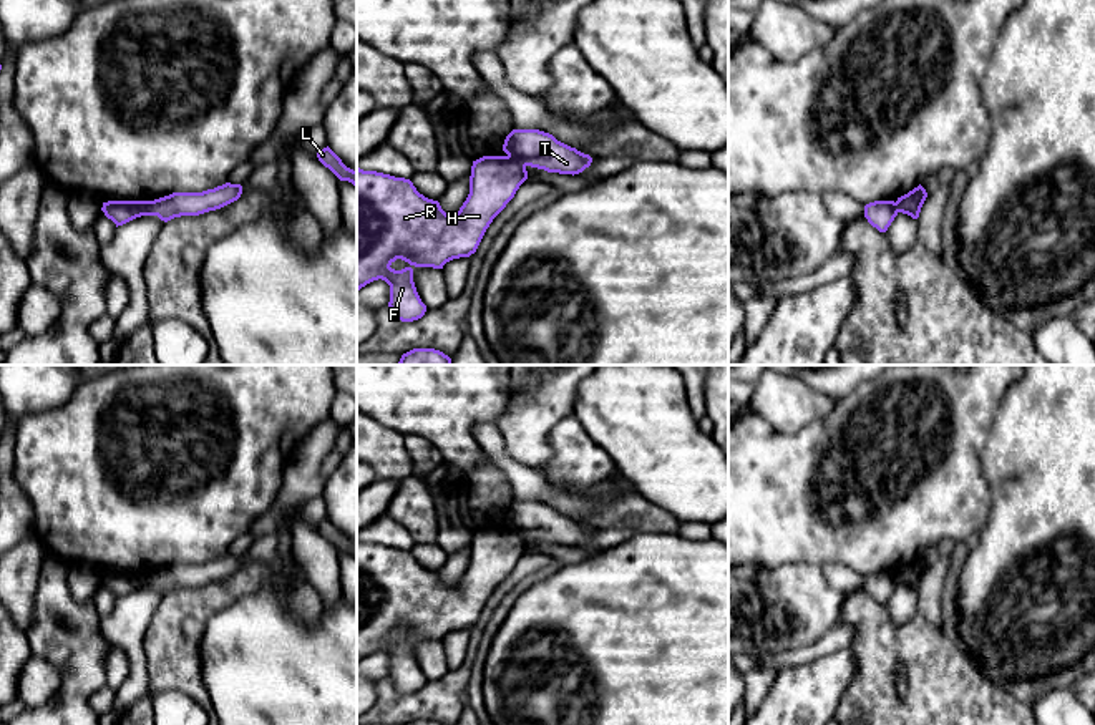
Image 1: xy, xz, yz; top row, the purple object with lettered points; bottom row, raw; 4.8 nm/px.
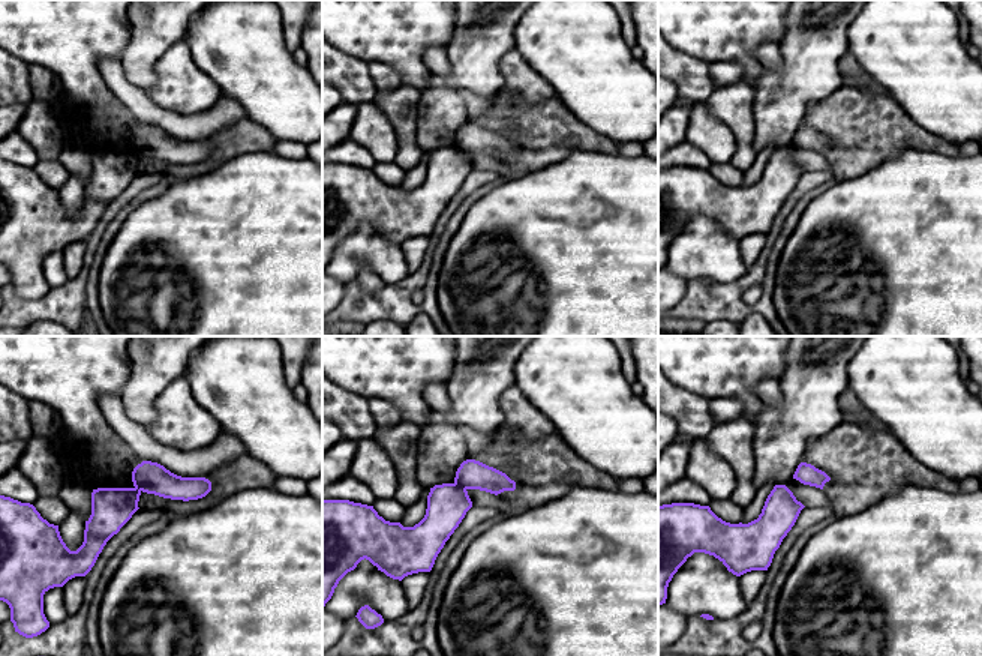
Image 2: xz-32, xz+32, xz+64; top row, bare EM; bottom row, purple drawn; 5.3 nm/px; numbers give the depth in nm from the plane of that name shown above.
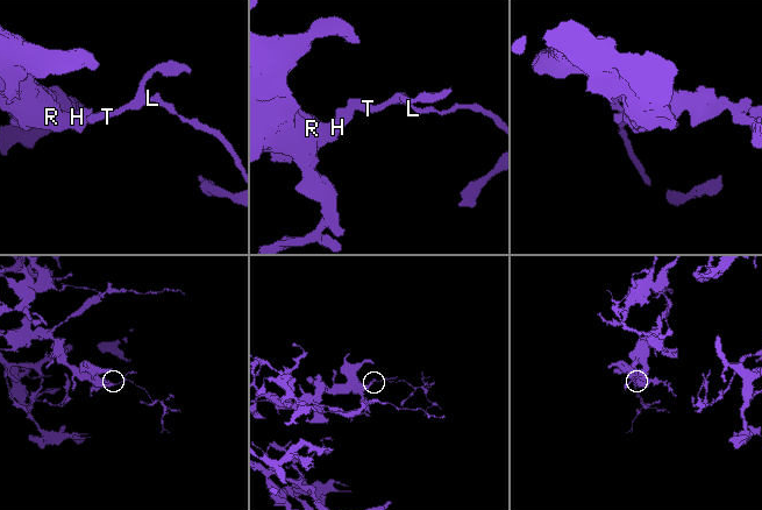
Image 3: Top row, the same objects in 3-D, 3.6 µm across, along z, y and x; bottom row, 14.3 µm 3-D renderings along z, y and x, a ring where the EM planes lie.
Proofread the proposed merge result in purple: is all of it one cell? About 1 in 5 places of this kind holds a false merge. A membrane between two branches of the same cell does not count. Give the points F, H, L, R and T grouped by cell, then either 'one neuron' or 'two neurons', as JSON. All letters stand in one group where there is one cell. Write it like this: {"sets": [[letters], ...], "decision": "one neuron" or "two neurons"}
{"sets": [["F", "H", "R"], ["L", "T"]], "decision": "two neurons"}

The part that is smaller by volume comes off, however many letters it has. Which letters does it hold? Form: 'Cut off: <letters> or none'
Cut off: L, T

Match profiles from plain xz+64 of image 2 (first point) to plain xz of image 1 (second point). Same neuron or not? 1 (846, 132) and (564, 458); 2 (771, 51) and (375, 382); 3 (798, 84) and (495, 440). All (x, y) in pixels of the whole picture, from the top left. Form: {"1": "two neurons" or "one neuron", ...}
{"1": "two neurons", "2": "two neurons", "3": "two neurons"}

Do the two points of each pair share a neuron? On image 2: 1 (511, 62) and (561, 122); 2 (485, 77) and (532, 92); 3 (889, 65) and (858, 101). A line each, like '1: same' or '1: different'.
1: different
2: different
3: different

